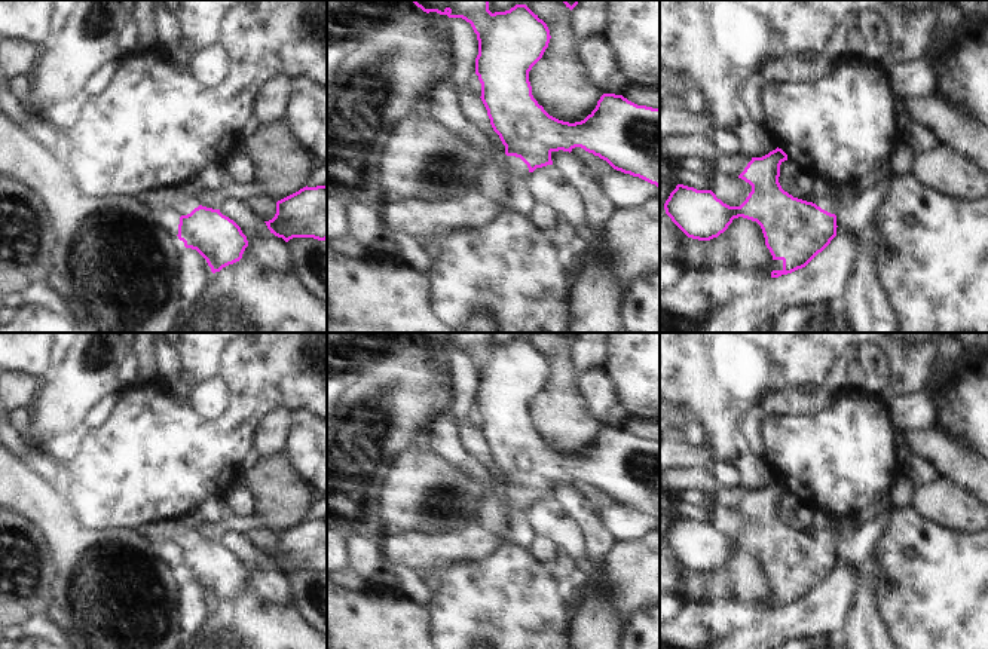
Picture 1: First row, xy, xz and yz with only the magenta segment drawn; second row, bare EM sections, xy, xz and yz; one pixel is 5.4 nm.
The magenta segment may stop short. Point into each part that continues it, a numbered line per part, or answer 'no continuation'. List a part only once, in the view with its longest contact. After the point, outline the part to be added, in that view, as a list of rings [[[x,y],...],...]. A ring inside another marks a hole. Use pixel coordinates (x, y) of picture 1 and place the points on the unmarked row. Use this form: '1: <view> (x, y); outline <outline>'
1: xz (491, 514); outline [[[507,489],[505,500],[499,502],[490,492],[481,498],[474,514],[475,526],[493,533],[498,541],[507,542],[508,517],[524,514],[529,508],[527,498],[516,489]]]

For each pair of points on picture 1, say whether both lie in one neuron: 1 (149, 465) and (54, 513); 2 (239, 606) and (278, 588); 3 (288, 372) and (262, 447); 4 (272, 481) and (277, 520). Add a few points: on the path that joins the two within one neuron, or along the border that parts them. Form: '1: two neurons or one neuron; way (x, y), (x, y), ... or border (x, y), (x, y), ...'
1: two neurons; border (72, 511), (88, 529), (101, 530), (104, 527)
2: two neurons; border (247, 584), (268, 603), (290, 605)
3: two neurons; border (288, 412), (272, 410), (262, 421), (253, 437)
4: one neuron; way (277, 490), (277, 511)

